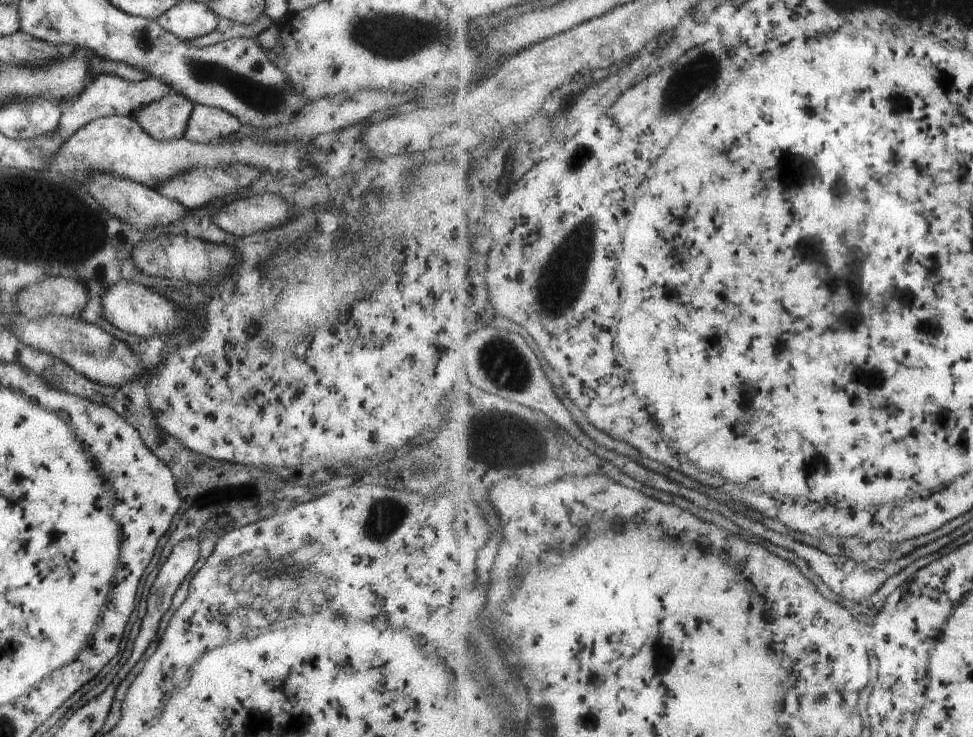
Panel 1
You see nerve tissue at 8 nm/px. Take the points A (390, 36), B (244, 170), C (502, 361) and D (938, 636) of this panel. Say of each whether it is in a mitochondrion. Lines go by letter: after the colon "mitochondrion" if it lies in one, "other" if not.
A: mitochondrion
B: other
C: mitochondrion
D: other

